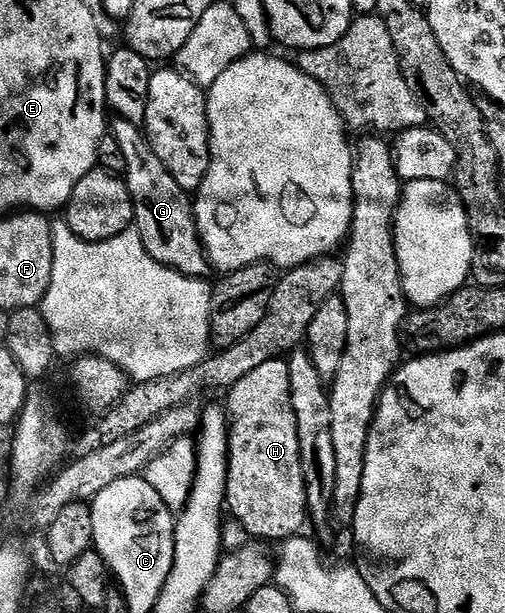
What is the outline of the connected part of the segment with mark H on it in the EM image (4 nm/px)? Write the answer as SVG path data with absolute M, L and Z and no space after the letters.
M288 360L262 363L255 367L251 375L239 379L239 383L235 383L233 388L228 390L227 397L227 413L231 418L231 460L225 492L228 512L233 512L232 520L238 521L250 538L260 539L265 543L284 543L304 530L301 528L307 525L309 516L303 467L299 459L299 431L295 423L295 407L291 407Z

